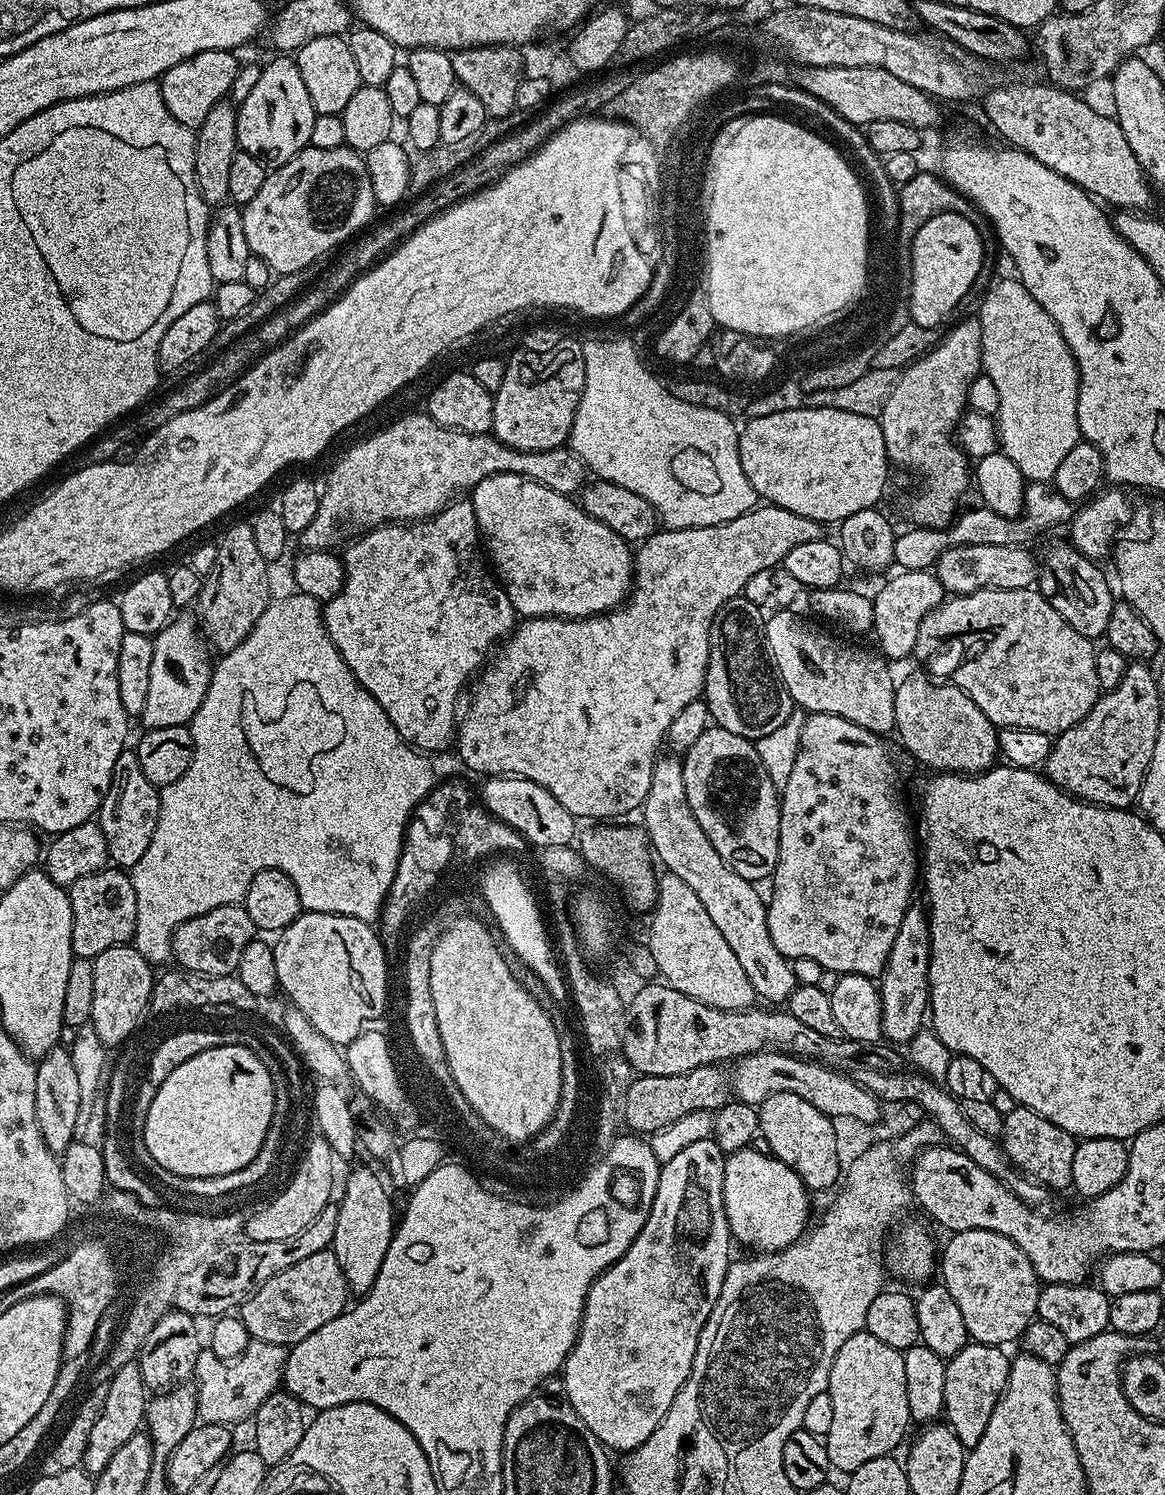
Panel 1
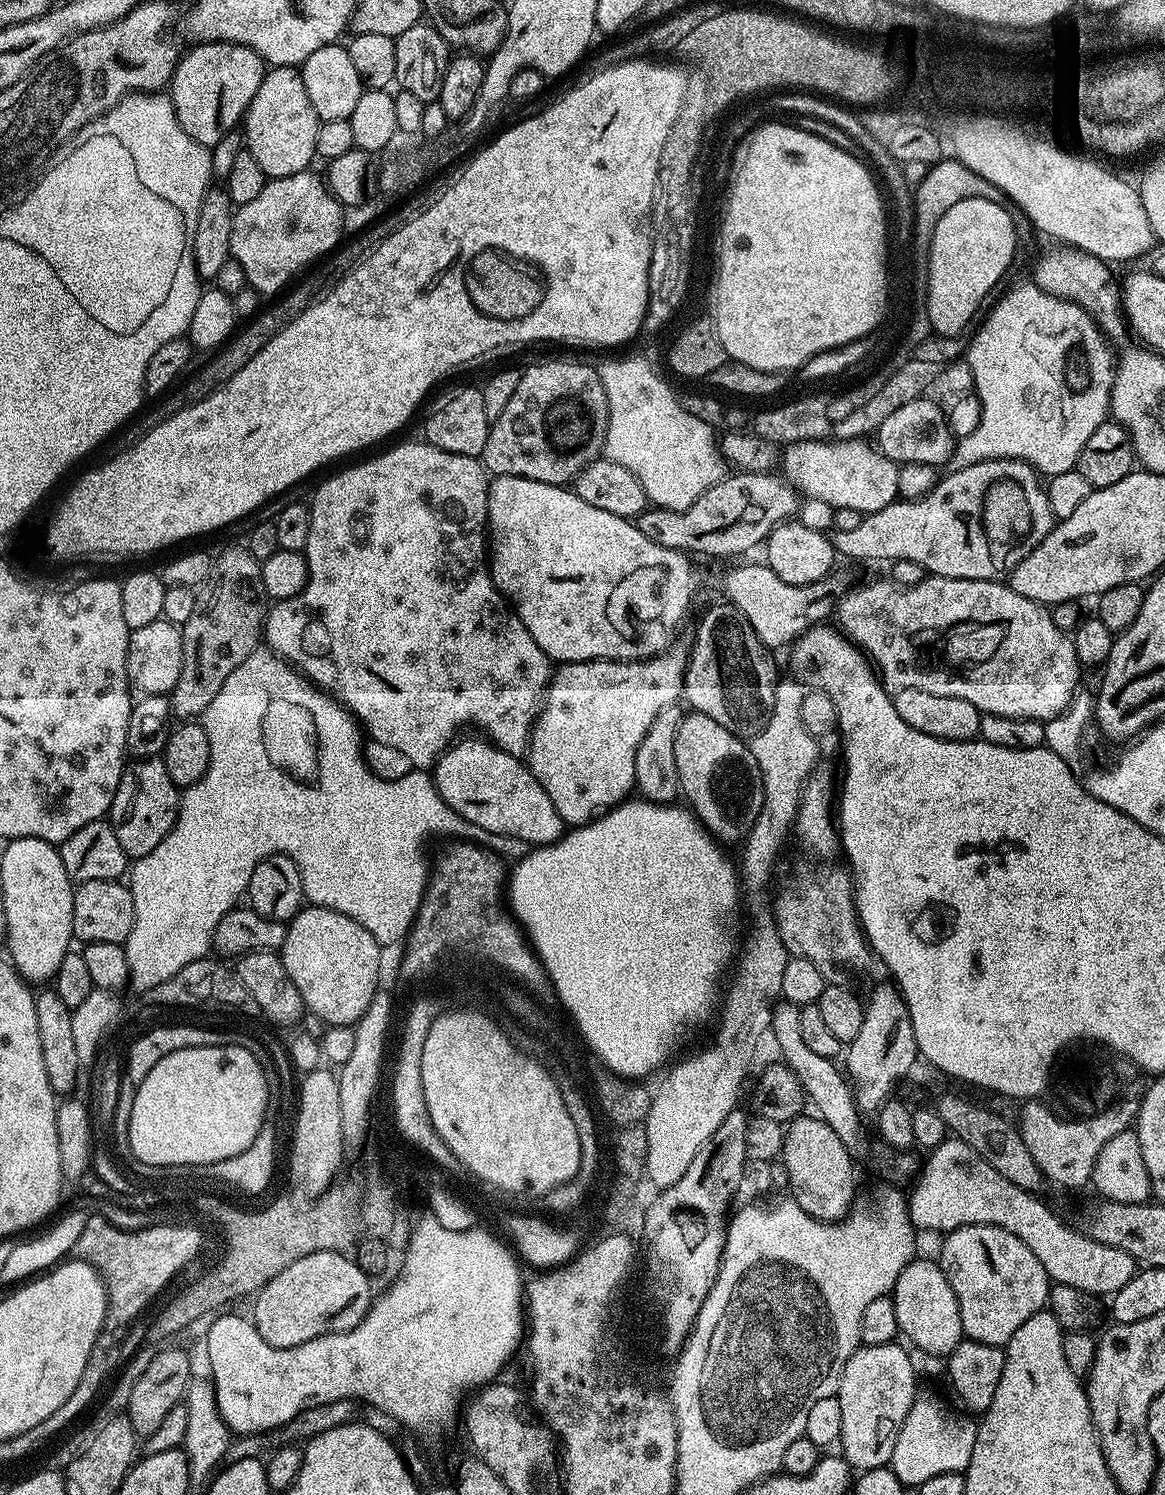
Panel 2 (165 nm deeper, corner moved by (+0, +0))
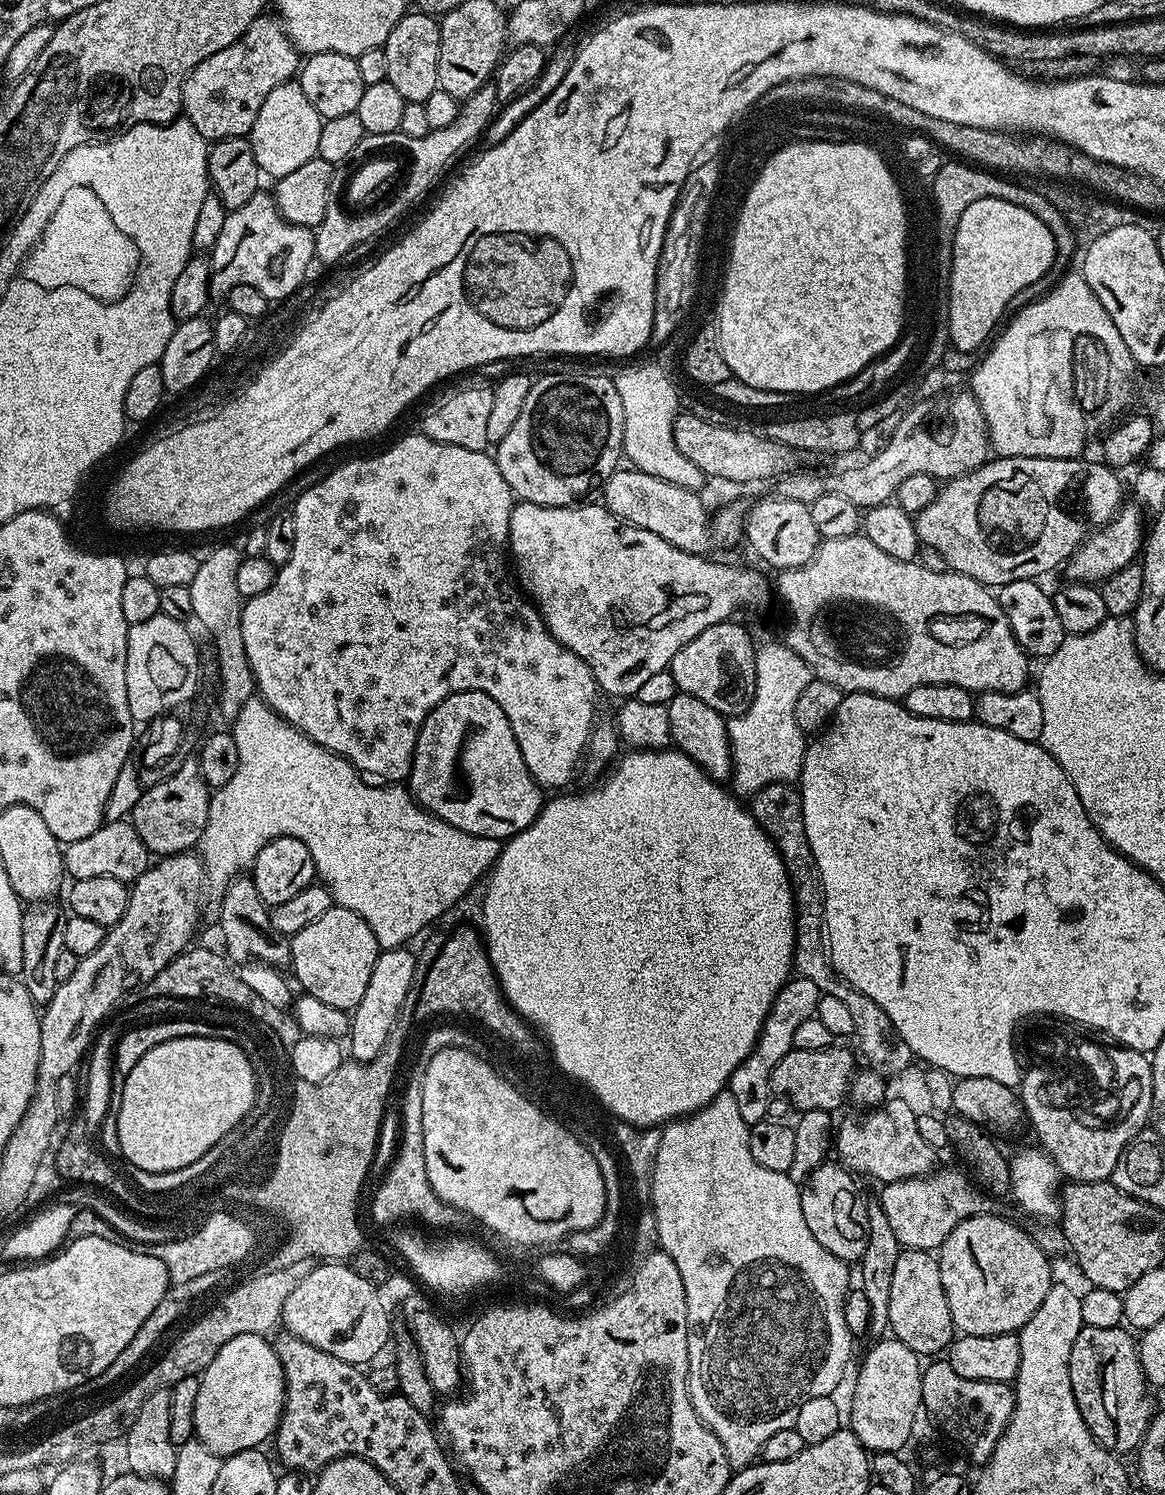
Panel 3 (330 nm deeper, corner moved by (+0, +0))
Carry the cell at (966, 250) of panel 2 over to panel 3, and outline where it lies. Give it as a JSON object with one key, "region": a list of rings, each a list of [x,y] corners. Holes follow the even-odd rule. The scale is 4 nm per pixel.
{"region":[[[982,198],[982,202],[966,206],[954,234],[952,273],[947,291],[951,347],[955,351],[968,352],[983,349],[1005,319],[1008,303],[1011,305],[1026,286],[1041,280],[1052,268],[1055,257],[1056,247],[1050,230],[1034,218],[1030,210],[1022,210],[1022,206],[1014,206],[1014,202],[1002,202],[1002,198]]]}

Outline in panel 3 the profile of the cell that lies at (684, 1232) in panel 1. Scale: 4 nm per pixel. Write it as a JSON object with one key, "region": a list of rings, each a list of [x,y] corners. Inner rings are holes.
{"region":[[[797,975],[795,978],[789,979],[774,998],[755,1046],[750,1050],[748,1057],[738,1066],[738,1070],[734,1070],[734,1074],[730,1074],[728,1079],[726,1091],[734,1094],[734,1102],[738,1105],[738,1114],[742,1118],[742,1122],[751,1126],[769,1115],[768,1107],[771,1106],[772,1100],[774,1101],[772,1068],[778,1066],[778,1062],[782,1062],[782,1058],[786,1058],[786,1054],[792,1051],[794,1030],[798,1030],[799,1024],[806,1022],[806,1018],[816,1014],[821,995],[818,986],[814,986],[814,982]]]}

